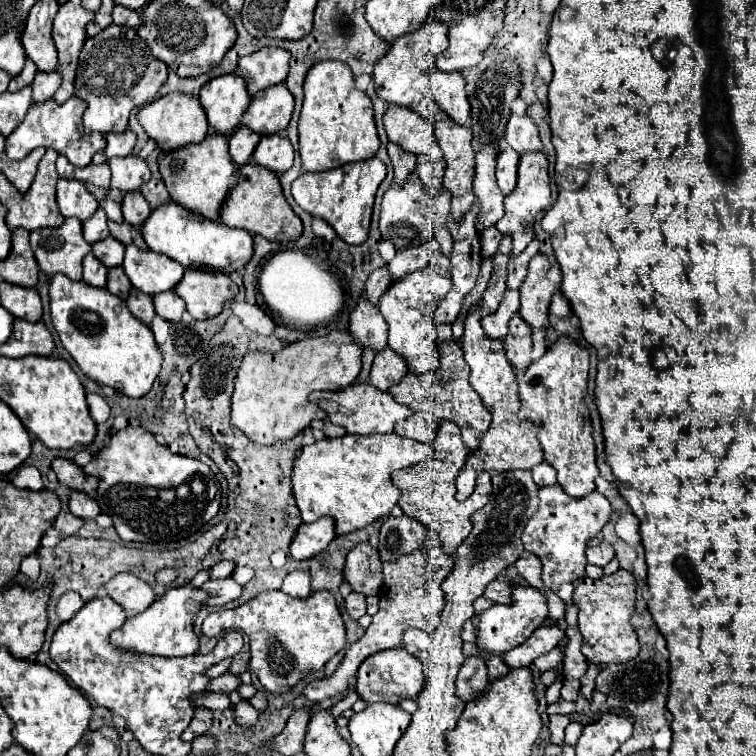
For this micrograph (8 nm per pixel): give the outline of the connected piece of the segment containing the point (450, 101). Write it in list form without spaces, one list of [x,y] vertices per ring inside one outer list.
[[[434,68],[430,72],[430,96],[450,118],[464,124],[470,116],[470,104],[464,90],[466,82],[460,72],[442,72]]]

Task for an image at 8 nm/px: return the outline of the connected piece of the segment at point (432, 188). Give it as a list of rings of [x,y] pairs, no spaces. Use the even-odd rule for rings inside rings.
[[[426,154],[418,156],[416,160],[416,170],[420,174],[420,180],[424,182],[424,190],[434,198],[438,194],[438,190],[442,190],[442,176],[444,176],[444,168],[446,162],[444,160],[428,160]]]

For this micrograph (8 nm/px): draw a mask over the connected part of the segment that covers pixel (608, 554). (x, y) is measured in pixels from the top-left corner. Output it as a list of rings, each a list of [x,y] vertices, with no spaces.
[[[602,542],[594,548],[586,548],[586,558],[590,564],[596,566],[606,566],[614,558],[614,548],[608,542]]]

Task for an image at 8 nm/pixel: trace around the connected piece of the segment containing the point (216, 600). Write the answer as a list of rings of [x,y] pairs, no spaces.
[[[232,576],[220,578],[220,580],[208,580],[202,588],[210,592],[206,604],[208,606],[218,606],[218,608],[236,600],[242,594],[242,586]]]

